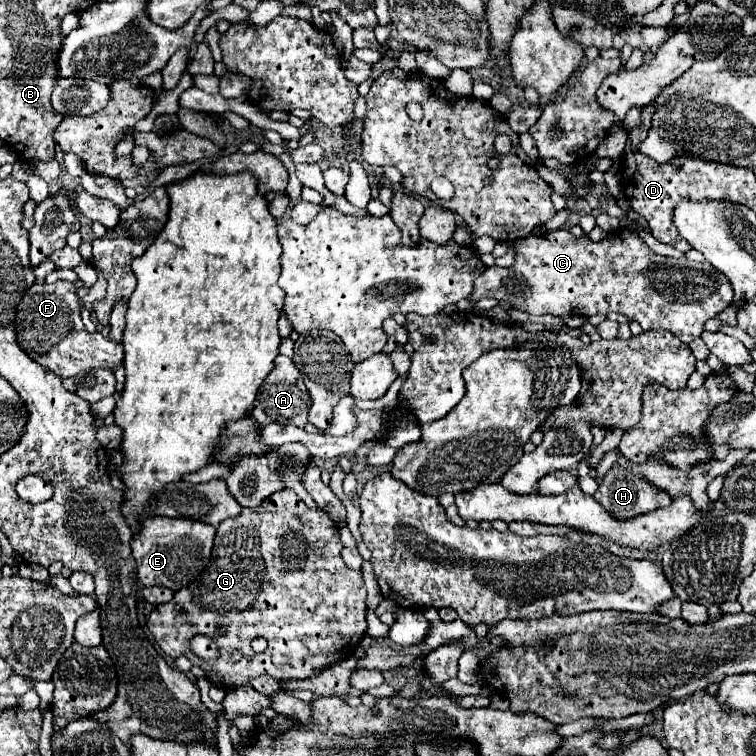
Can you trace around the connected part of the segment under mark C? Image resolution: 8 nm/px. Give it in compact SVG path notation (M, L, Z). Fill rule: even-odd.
M619 228L617 232L609 232L601 242L593 242L589 236L581 236L581 238L577 238L577 236L573 236L569 230L555 230L555 232L551 232L551 234L547 234L547 236L531 236L531 252L527 250L527 248L523 248L521 250L521 246L517 244L517 258L515 258L515 264L511 266L511 268L501 268L501 266L491 266L491 268L487 268L477 280L475 280L475 290L471 292L471 302L477 302L479 298L497 298L497 300L503 300L503 302L509 302L513 308L517 308L517 310L523 310L523 312L529 312L529 314L555 314L555 316L571 316L571 314L575 314L575 316L591 316L591 314L609 314L609 312L619 312L619 314L623 314L623 316L627 316L627 318L633 318L633 320L637 320L639 324L641 324L641 328L643 330L655 330L655 328L659 328L659 330L669 330L669 332L673 332L681 342L685 342L685 344L691 344L695 338L699 338L701 336L701 332L703 332L703 324L705 324L705 320L709 320L709 318L715 318L717 314L721 314L727 306L729 306L729 302L733 300L733 290L731 290L731 284L729 284L729 280L723 276L723 274L719 274L719 270L715 270L709 262L703 262L703 264L695 264L695 262L689 262L689 260L675 260L675 258L665 258L665 256L659 256L659 254L655 254L635 232L631 232L631 230L627 230L627 228Z

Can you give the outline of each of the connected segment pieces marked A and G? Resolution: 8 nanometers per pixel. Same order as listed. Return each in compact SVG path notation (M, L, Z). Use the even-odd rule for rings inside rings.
M279 356L275 362L275 368L271 370L271 374L265 378L263 386L259 388L259 398L255 402L255 410L253 410L253 418L259 424L295 424L299 428L303 428L307 424L307 412L311 408L311 396L305 388L303 376L299 372L299 368L295 366L295 362L287 356Z
M279 490L271 494L271 498L265 498L257 510L243 508L239 518L221 522L205 572L189 588L177 590L171 602L159 604L151 612L147 626L167 656L187 656L195 666L199 666L199 658L191 654L189 640L195 634L215 636L217 646L223 650L221 658L215 662L215 666L201 668L205 670L207 680L223 690L249 686L249 678L261 674L269 674L275 680L311 678L315 668L349 658L357 650L367 628L365 584L359 570L345 566L341 550L343 544L339 538L339 528L323 510L311 510L293 490ZM221 626L227 628L225 634L217 632ZM255 636L263 636L269 642L269 648L263 654L255 654L251 648L251 640ZM235 650L241 652L239 662L231 660Z

